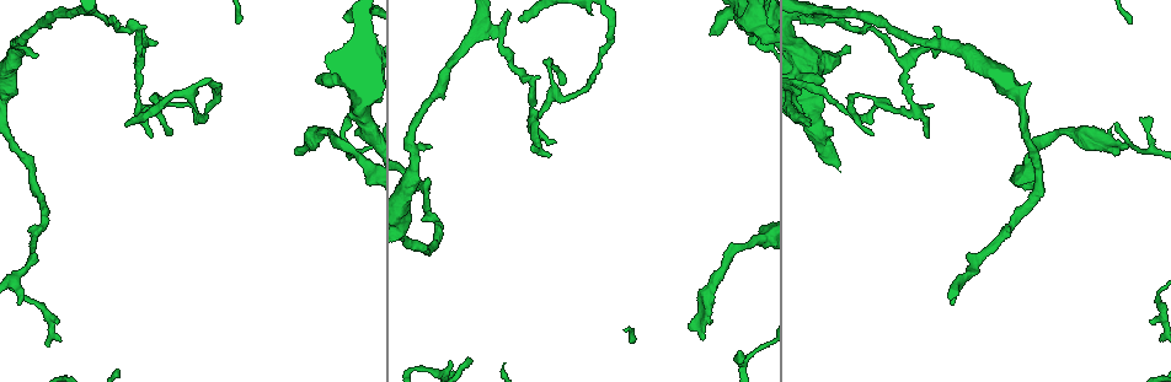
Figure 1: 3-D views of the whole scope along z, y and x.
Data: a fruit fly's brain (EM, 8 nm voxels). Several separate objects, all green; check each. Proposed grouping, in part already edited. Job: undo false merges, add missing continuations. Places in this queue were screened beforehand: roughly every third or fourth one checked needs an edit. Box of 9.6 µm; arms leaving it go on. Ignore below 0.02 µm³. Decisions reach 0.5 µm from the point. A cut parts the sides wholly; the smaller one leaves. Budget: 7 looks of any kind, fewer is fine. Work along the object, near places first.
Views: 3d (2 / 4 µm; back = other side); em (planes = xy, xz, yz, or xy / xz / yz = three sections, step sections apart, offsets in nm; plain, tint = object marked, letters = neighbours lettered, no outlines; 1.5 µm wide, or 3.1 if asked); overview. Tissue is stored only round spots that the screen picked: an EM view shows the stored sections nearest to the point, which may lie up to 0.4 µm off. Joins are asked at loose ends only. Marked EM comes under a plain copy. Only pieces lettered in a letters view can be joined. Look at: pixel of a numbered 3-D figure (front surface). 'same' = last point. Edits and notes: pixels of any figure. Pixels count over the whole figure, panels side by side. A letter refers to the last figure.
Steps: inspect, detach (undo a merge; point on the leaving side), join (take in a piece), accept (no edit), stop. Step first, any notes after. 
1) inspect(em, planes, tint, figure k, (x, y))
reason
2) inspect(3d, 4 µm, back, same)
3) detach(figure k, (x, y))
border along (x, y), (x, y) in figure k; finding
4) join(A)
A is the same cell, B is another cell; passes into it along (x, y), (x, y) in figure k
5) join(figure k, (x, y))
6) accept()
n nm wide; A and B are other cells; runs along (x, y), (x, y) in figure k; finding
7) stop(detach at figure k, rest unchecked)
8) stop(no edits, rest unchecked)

inspect(em, planes, letters, figure 1, (822, 81))
stops while still wide

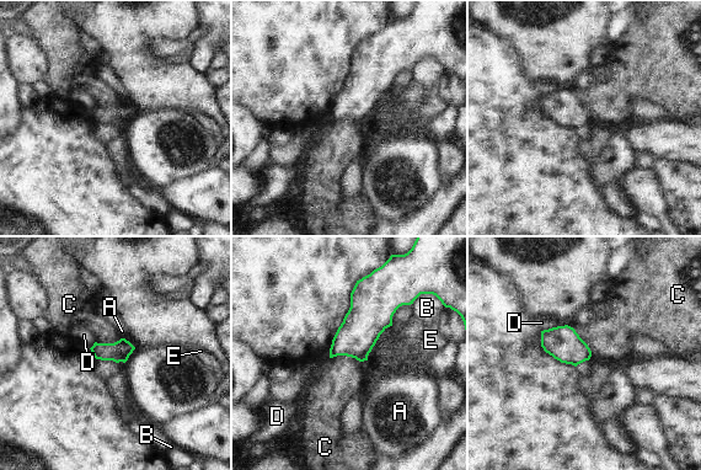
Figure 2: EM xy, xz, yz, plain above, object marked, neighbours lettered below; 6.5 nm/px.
accept()
A, B, C, D and E are other cells; border along (330, 357), (351, 356), (362, 362) in figure 2; none of them fits

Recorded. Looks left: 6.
inspect(em, xy, step 8, tint, figure 1, (197, 112))
an open end

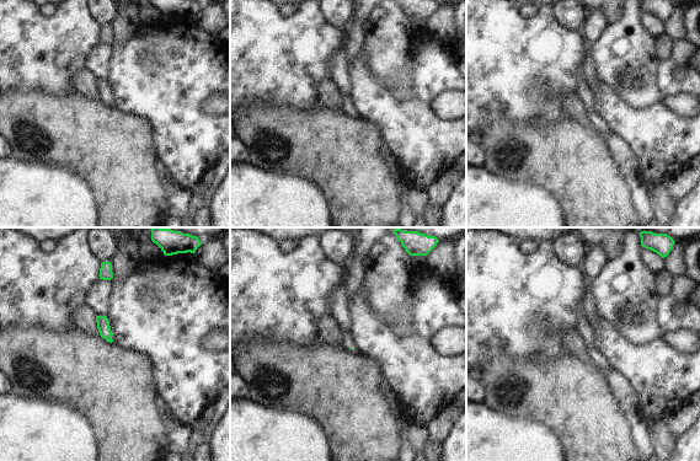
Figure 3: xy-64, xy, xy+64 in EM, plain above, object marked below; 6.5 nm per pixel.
inspect(em, planes, letters, same)

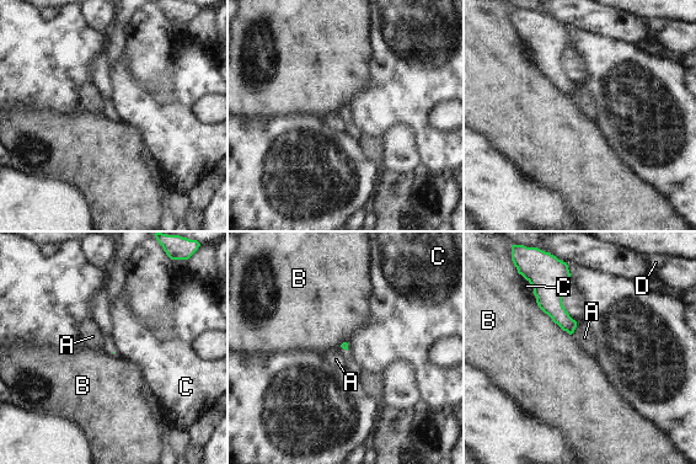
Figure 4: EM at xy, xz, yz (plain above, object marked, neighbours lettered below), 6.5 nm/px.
accept()
A, B, C and D are other cells; border along (536, 302), (555, 323), (571, 335) in figure 4; none of them fits

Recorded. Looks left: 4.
inspect(em, planes, letters, figure 1, (428, 149))
free end

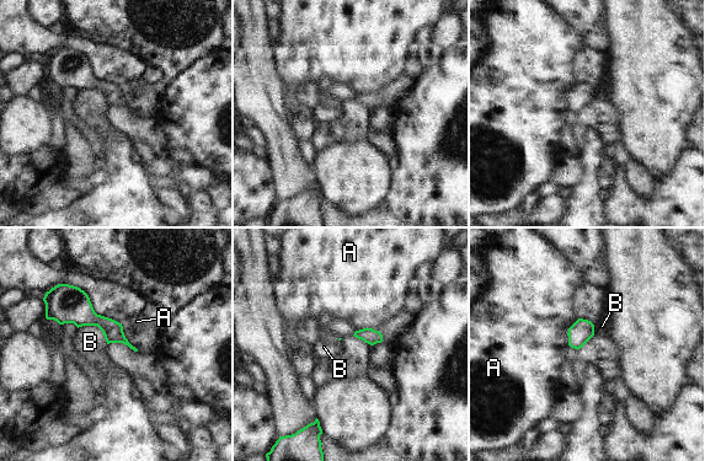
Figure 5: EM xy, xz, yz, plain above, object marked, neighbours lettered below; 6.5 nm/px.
accept()
B touches over 240 nm; A and B are other cells; none of them fits

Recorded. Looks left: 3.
stop(no edits, rest unchecked)

